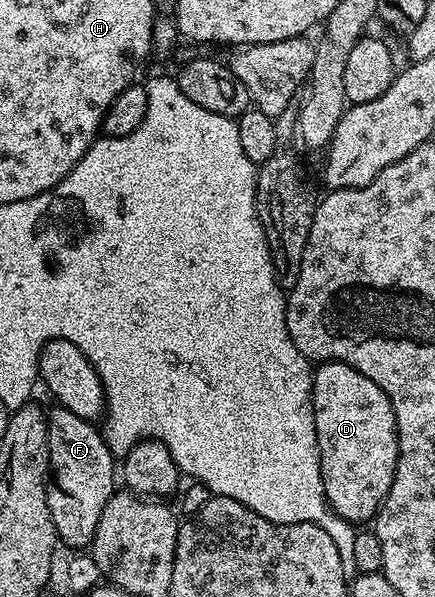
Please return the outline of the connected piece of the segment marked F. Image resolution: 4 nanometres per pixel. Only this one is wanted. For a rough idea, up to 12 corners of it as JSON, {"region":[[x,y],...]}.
{"region":[[74,411],[48,414],[56,536],[91,546],[114,455]]}

